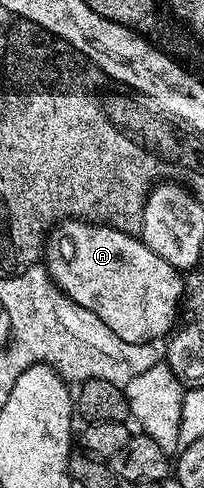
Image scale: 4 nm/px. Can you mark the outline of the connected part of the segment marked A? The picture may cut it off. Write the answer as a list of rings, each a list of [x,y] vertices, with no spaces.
[[[72,218],[64,221],[60,225],[59,231],[66,236],[67,239],[73,240],[73,253],[69,256],[69,261],[60,268],[59,265],[48,265],[47,271],[49,275],[55,278],[55,283],[66,296],[70,296],[72,300],[79,306],[89,308],[104,322],[107,326],[111,326],[111,330],[115,330],[115,334],[119,334],[119,338],[123,338],[123,342],[135,342],[136,344],[144,344],[146,342],[157,342],[162,338],[168,337],[172,333],[175,325],[179,320],[179,305],[183,299],[183,293],[187,287],[186,281],[181,281],[182,273],[175,266],[171,266],[167,262],[163,262],[163,258],[159,258],[159,254],[155,254],[155,250],[151,250],[136,235],[120,232],[114,228],[107,228],[104,224],[91,224],[84,220],[74,220]]]

